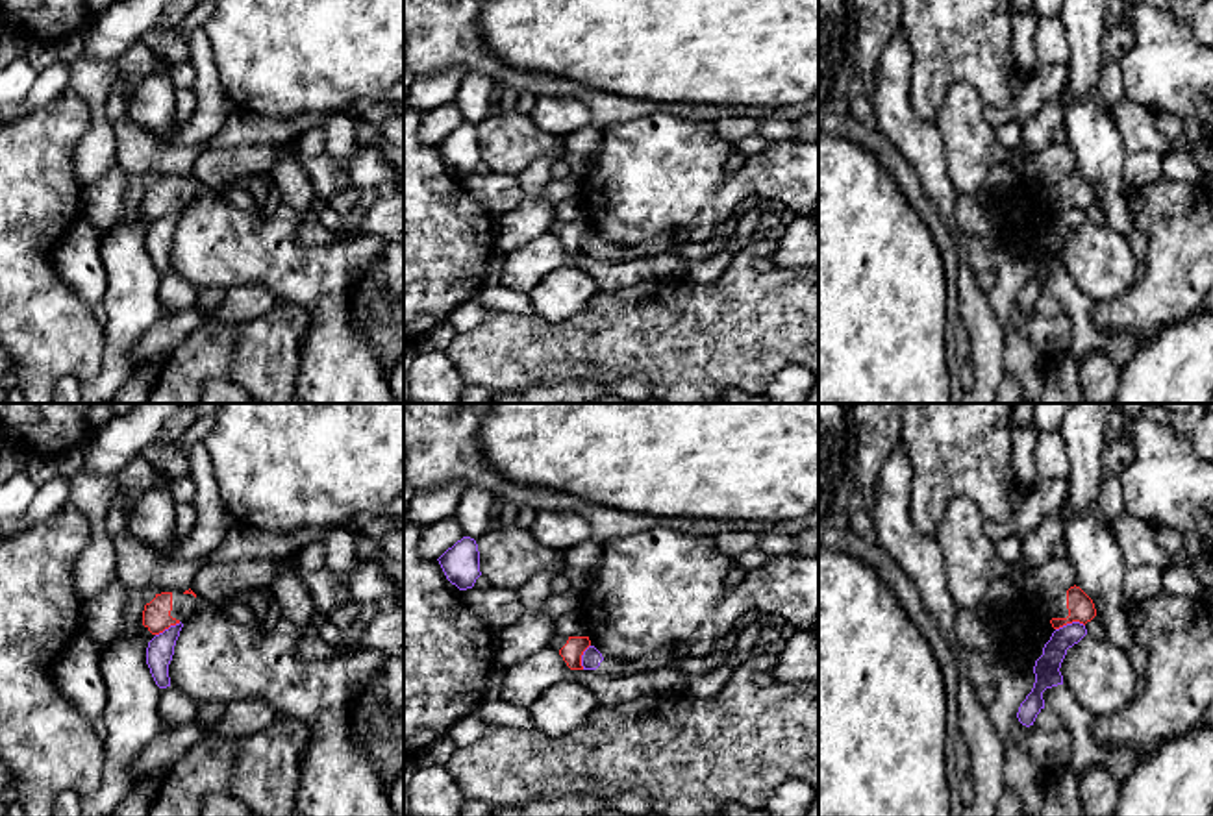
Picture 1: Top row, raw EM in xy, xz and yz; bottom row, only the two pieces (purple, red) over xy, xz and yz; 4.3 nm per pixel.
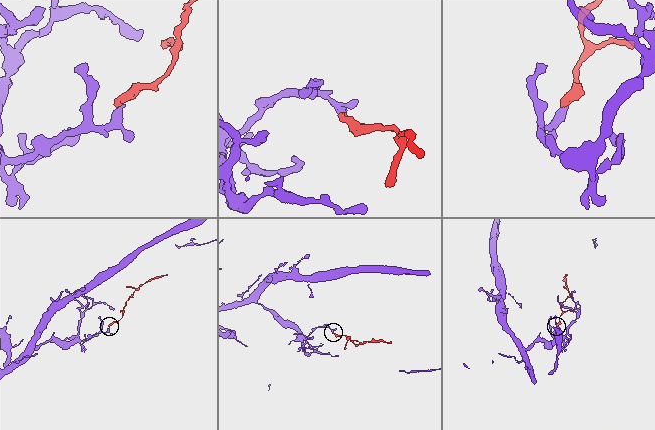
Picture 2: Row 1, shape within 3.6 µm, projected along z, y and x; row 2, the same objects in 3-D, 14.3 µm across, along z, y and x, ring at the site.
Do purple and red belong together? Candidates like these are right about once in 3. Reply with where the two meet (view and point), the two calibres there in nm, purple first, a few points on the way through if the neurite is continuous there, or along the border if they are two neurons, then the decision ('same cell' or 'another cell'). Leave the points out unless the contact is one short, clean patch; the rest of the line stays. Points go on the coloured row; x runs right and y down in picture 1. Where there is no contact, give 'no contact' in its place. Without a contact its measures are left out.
contact yz (1069, 624); calibres 110 and 110 nm; border yz (1084, 624), (1071, 622), (1056, 630); another cell

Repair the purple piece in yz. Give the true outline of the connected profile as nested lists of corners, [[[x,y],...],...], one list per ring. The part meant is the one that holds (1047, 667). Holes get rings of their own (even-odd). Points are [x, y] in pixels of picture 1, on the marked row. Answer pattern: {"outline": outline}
{"outline": [[[1080,622],[1067,624],[1052,633],[1050,640],[1043,648],[1043,655],[1035,661],[1033,688],[1020,703],[1017,712],[1017,718],[1022,725],[1033,725],[1037,714],[1044,709],[1043,692],[1046,688],[1063,685],[1063,675],[1059,668],[1067,655],[1067,649],[1078,644],[1085,635],[1087,629]]]}

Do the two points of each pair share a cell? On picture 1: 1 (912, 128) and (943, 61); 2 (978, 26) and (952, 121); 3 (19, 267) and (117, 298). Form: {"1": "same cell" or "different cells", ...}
{"1": "different cells", "2": "different cells", "3": "different cells"}

